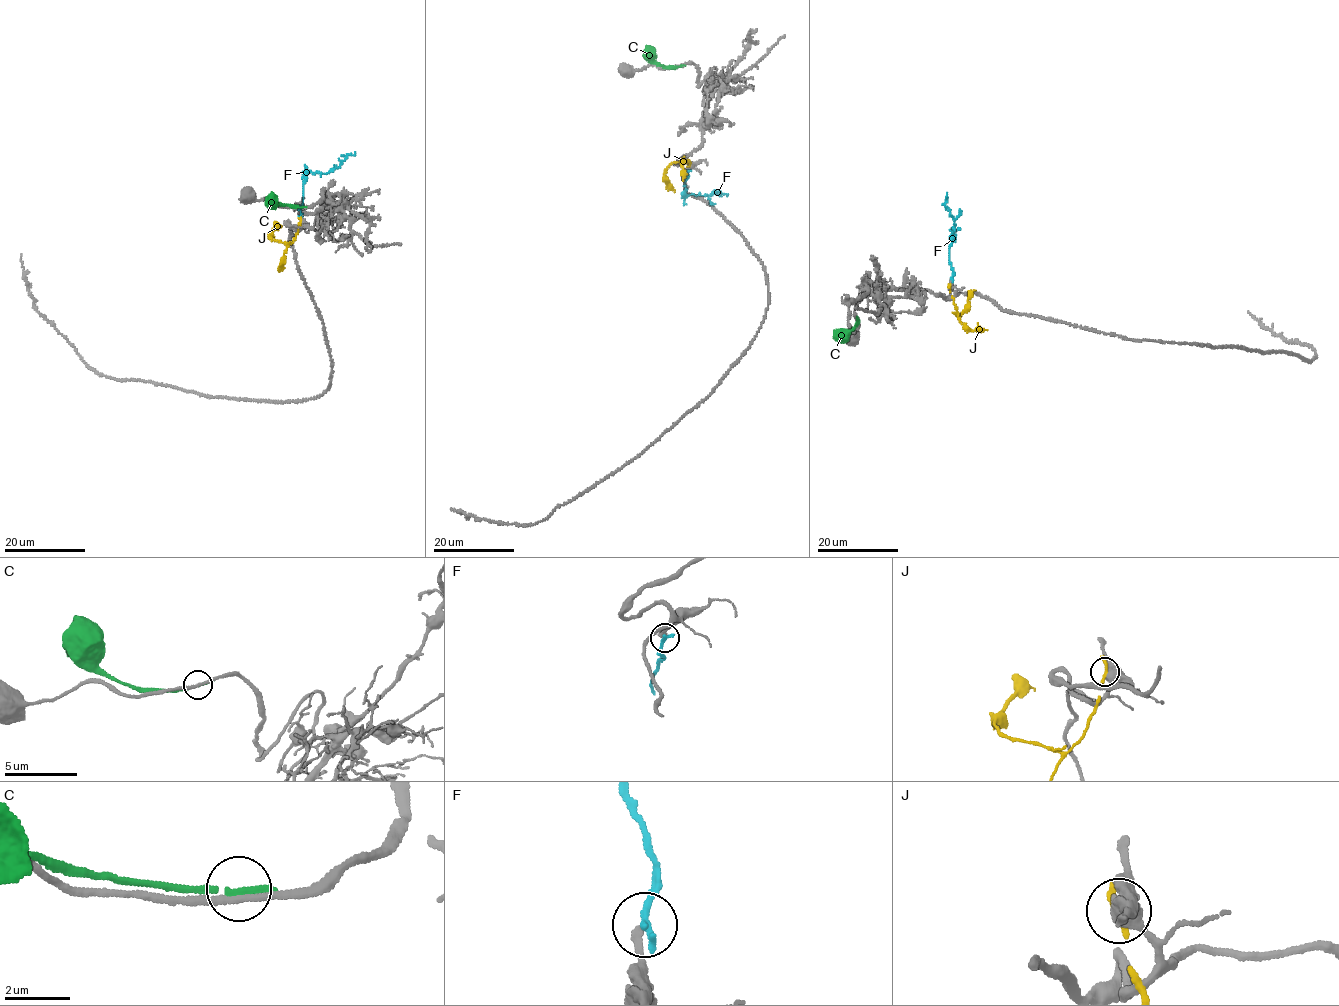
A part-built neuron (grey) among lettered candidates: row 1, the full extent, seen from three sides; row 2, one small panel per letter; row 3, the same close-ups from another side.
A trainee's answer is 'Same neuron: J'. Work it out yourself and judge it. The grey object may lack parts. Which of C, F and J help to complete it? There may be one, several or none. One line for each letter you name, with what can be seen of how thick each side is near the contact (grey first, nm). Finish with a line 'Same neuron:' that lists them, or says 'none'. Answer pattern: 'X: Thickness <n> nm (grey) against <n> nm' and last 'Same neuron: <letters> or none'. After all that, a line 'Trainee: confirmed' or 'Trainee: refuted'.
Same neuron: none
Trainee: refuted

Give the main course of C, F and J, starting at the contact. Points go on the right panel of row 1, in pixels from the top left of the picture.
C: (857, 318), (853, 329), (840, 330), (834, 337)
F: (952, 279), (949, 249), (955, 224), (945, 204), (947, 193)
J: (950, 288), (957, 316), (975, 291)

